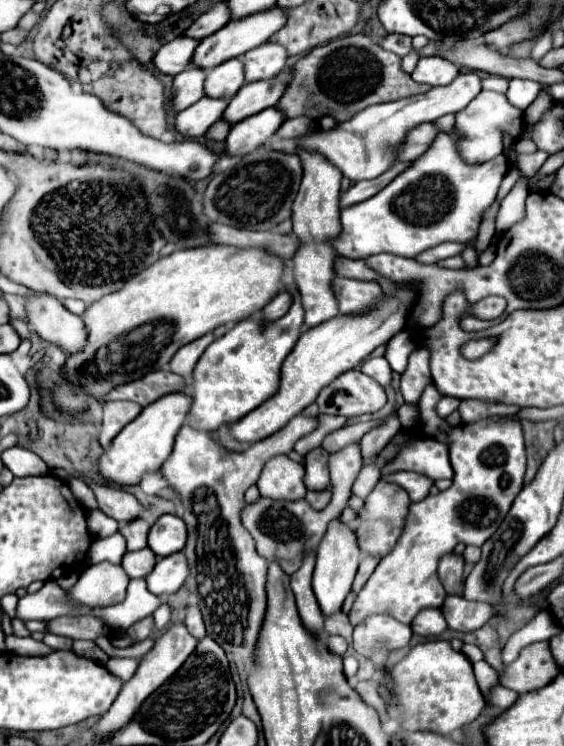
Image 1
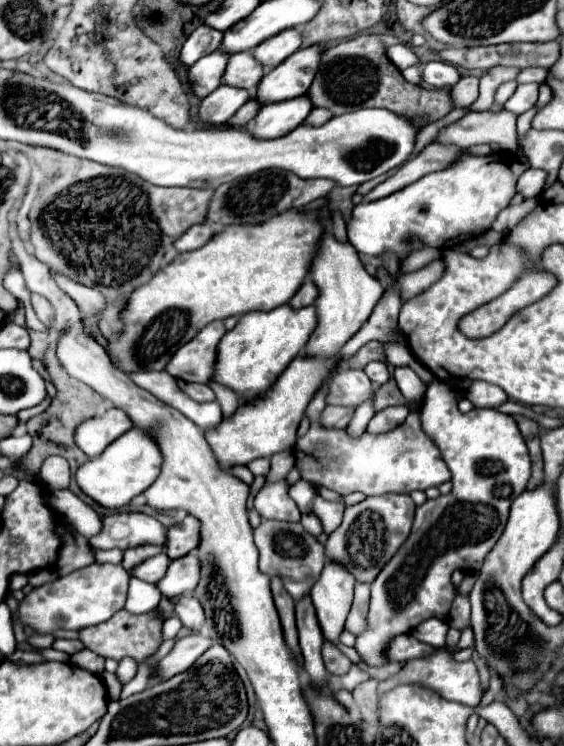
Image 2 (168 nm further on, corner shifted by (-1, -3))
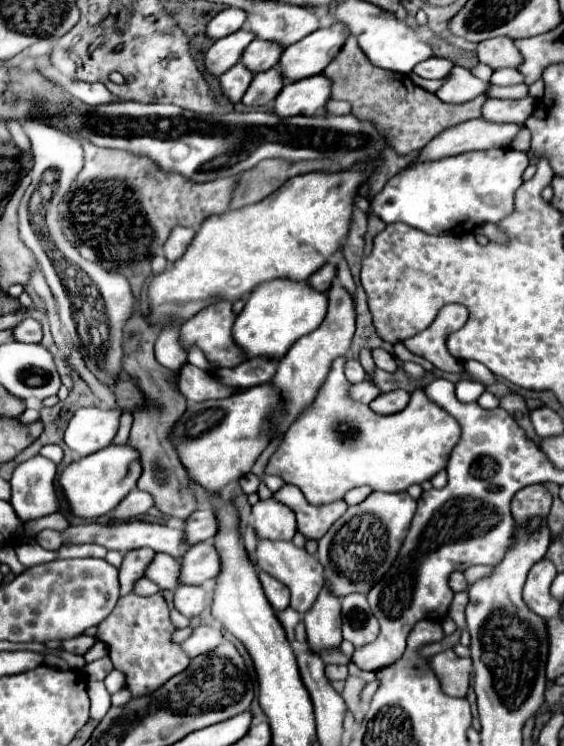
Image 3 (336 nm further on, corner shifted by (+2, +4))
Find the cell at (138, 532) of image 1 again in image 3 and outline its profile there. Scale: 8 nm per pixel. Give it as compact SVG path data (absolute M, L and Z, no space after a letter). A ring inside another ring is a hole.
M135 549L131 551L119 569L119 583L121 583L121 595L127 595L133 591L133 585L145 575L145 569L153 561L155 551L151 549Z

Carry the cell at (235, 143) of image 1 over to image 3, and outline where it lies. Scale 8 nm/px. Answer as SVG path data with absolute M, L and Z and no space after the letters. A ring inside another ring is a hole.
M319 75L307 77L303 81L287 83L279 97L275 99L275 113L279 117L291 115L315 115L331 99L331 79Z

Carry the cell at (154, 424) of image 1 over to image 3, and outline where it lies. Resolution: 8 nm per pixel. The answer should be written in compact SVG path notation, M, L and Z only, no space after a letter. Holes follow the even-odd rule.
M109 445L99 453L87 455L67 465L59 475L59 485L69 503L71 515L81 519L97 519L115 509L129 491L137 489L137 479L139 479L139 461L135 461L133 449L129 445Z

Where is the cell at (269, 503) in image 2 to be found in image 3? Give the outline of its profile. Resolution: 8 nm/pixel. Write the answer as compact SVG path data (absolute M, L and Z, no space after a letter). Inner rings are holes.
M273 499L259 501L253 507L253 529L257 539L291 541L297 531L295 515L291 509L287 509L287 505Z

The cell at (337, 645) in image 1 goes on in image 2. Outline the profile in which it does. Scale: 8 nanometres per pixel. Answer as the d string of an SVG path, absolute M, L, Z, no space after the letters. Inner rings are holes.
M324 642L322 646L322 658L326 664L326 670L332 674L346 674L350 670L350 660L332 644L332 642Z

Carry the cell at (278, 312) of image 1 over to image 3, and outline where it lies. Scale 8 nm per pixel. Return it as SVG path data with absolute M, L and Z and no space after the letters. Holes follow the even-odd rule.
M327 263L327 265L323 265L319 271L315 271L311 277L309 277L309 283L311 283L311 287L315 287L317 291L327 291L327 289L331 289L331 285L335 283L335 279L337 279L337 267L335 267L335 263Z

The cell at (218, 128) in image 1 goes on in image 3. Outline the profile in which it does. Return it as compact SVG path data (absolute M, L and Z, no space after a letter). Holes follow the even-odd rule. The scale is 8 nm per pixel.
M271 67L259 75L255 75L255 79L251 81L247 93L243 95L243 103L245 105L271 105L275 101L275 97L279 95L279 91L283 89L285 79L279 73L277 67Z

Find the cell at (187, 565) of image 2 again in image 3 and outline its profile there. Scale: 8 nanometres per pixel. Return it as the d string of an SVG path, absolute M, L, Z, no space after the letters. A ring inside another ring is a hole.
M211 541L191 545L181 559L181 583L201 585L221 571L221 559Z

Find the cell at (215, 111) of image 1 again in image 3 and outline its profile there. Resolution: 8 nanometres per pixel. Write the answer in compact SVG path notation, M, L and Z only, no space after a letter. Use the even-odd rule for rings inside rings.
M237 63L235 67L231 67L229 71L225 71L219 81L221 81L221 89L225 93L225 97L231 101L231 103L239 103L241 97L245 95L249 83L253 81L253 73L243 65L243 63Z

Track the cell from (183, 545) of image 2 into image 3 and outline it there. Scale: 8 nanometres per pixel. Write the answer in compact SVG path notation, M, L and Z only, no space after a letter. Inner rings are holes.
M199 509L187 519L187 541L189 545L213 539L217 533L217 517L213 509Z

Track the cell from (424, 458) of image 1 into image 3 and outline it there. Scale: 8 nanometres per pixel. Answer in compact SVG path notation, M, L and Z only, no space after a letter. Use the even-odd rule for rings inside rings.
M345 357L335 359L327 381L319 389L315 403L299 417L299 421L295 421L290 426L279 449L271 455L265 467L265 475L277 475L283 481L287 477L289 485L299 487L311 505L327 505L327 503L339 501L349 489L361 487L361 485L369 485L373 491L389 491L389 493L407 491L407 487L415 483L419 485L431 479L441 469L445 469L447 457L461 437L459 423L445 409L441 409L437 403L427 399L423 389L413 391L409 405L403 411L393 415L379 415L369 405L353 401L349 397L351 383L343 375L345 361L347 361ZM305 447L307 447L307 457L303 455ZM303 465L307 467L305 475L301 471ZM287 469L295 469L295 471L289 473Z

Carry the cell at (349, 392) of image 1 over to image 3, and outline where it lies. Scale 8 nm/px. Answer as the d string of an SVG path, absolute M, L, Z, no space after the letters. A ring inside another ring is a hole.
M347 359L345 363L345 377L351 381L351 383L359 383L365 379L365 371L361 367L361 363L357 359Z

